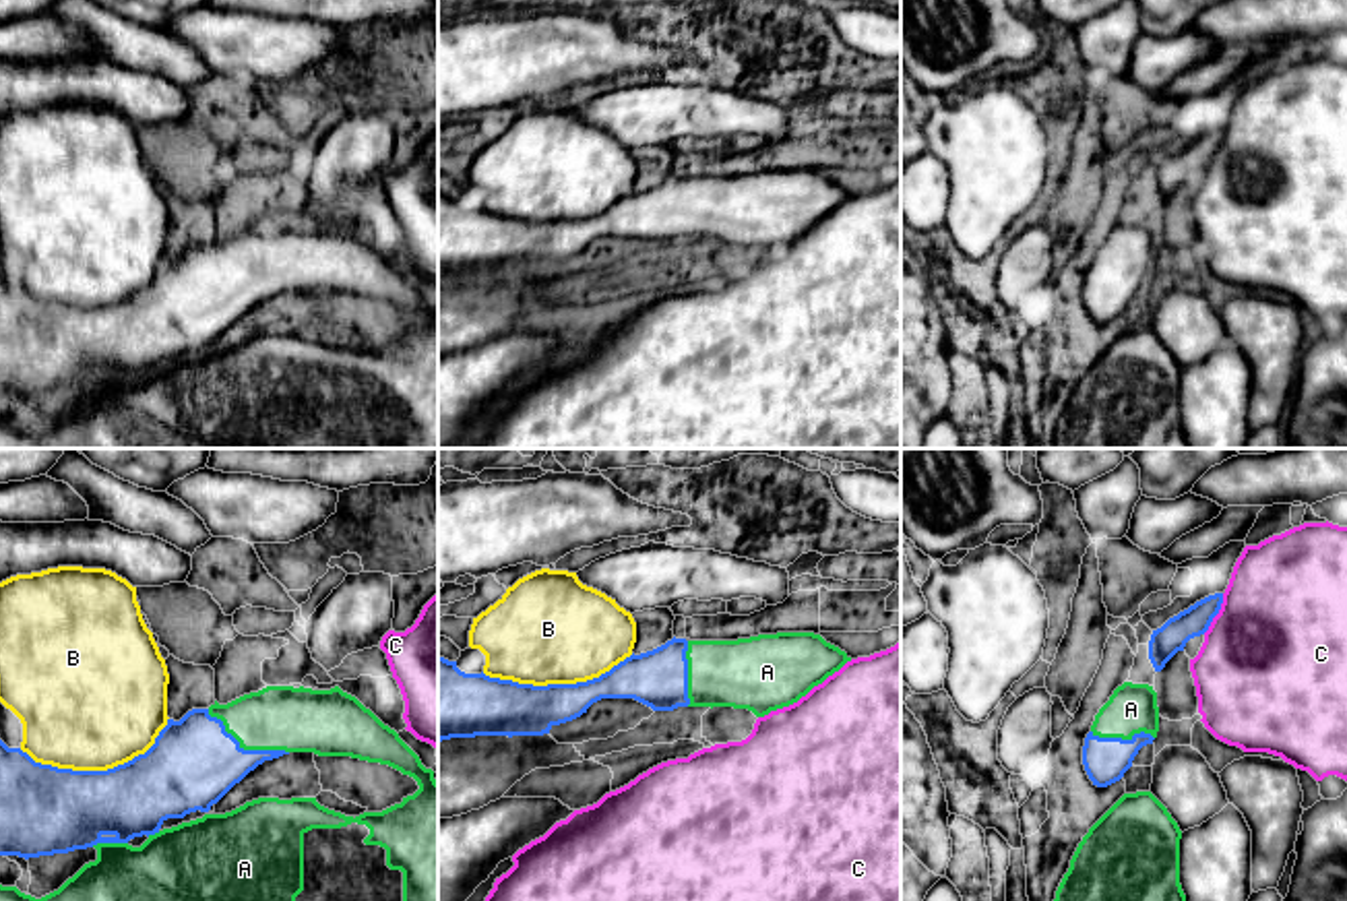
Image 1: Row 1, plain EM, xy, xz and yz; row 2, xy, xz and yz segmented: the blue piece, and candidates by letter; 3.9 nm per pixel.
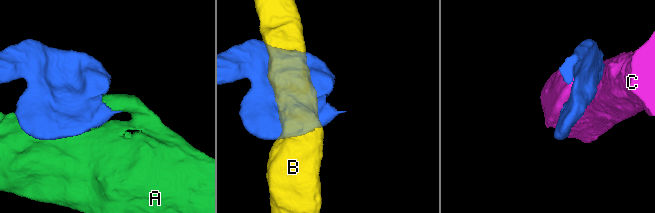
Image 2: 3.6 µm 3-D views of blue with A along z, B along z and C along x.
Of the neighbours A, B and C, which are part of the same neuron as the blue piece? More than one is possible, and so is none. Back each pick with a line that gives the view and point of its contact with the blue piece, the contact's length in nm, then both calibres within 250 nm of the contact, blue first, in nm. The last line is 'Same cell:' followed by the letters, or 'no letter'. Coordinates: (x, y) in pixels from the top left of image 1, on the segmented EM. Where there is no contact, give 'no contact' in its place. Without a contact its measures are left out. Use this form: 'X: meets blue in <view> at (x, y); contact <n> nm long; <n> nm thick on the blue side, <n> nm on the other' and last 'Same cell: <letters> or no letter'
A: meets blue in xy at (242, 749); contact 360 nm long; 340 nm thick on the blue side, 260 nm on the other
Same cell: A

